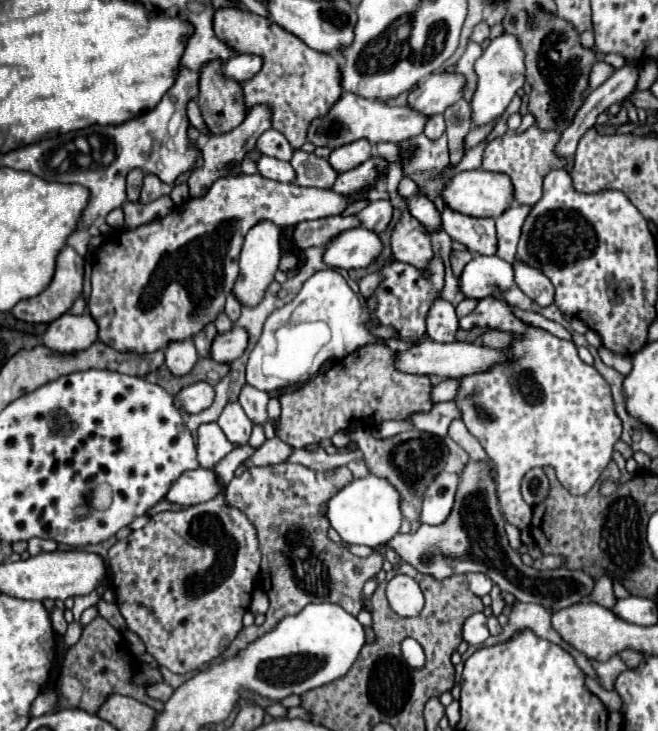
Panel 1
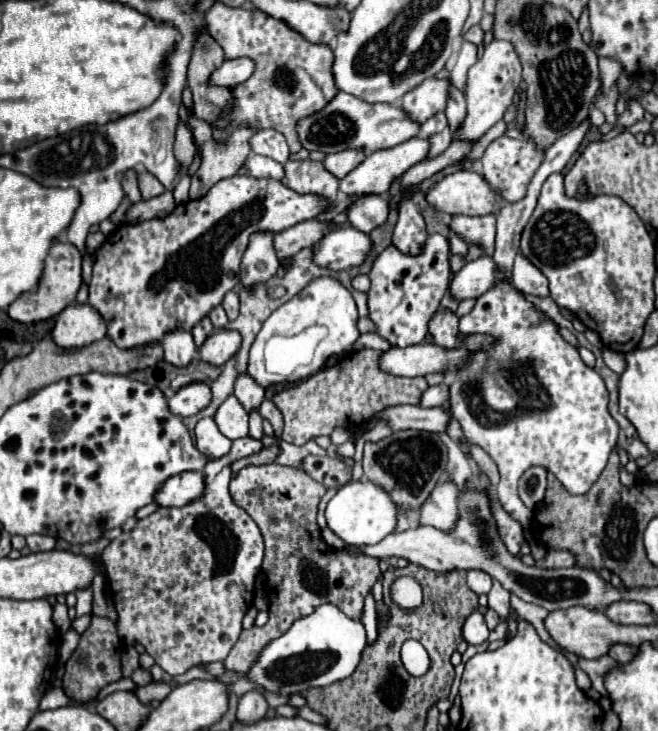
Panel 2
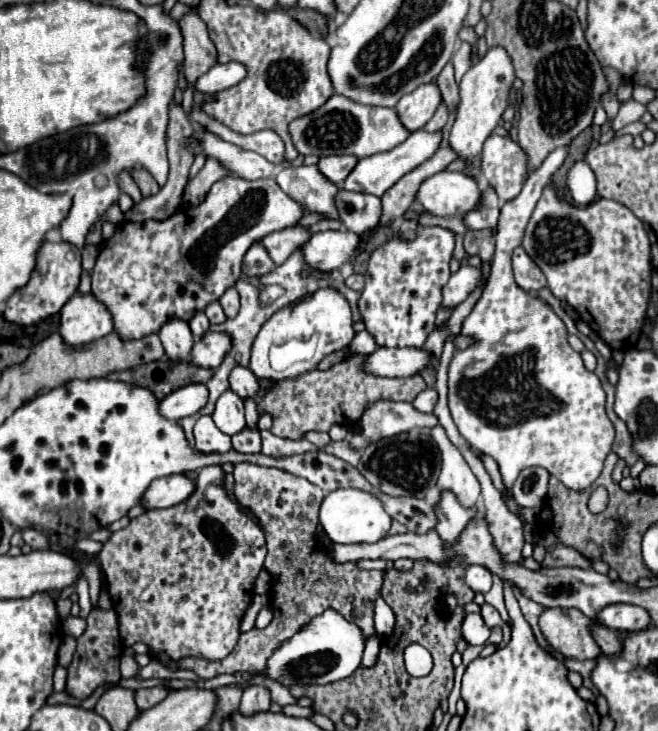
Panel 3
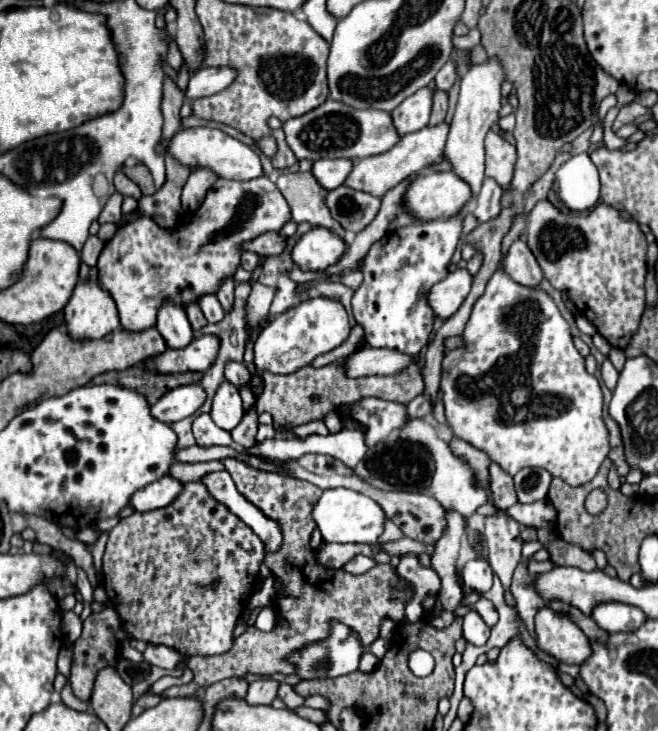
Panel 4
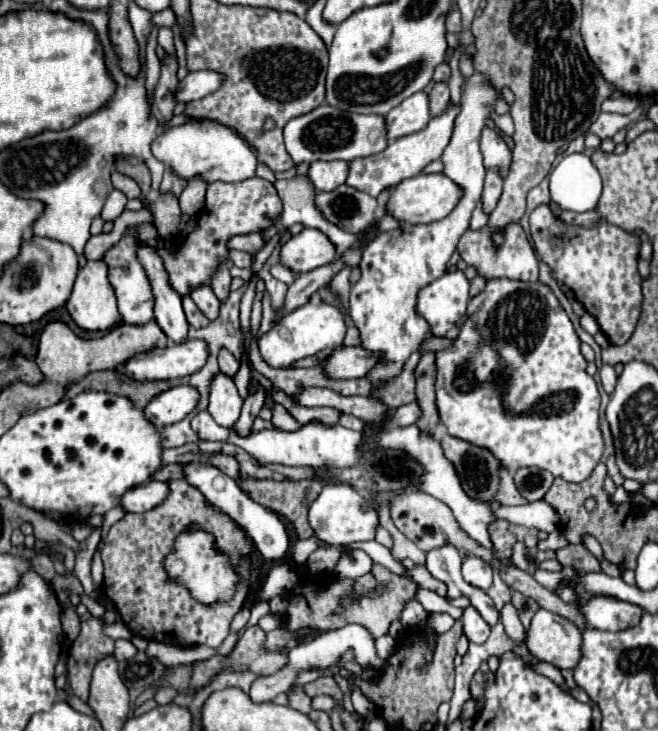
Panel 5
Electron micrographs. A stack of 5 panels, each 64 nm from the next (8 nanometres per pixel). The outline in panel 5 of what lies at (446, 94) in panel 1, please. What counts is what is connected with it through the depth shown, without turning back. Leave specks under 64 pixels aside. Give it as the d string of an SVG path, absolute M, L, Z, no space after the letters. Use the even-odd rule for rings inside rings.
M416 92L410 98L406 98L400 106L392 108L392 112L386 114L386 126L388 126L388 138L396 140L408 134L414 134L422 130L430 120L428 110L428 94Z

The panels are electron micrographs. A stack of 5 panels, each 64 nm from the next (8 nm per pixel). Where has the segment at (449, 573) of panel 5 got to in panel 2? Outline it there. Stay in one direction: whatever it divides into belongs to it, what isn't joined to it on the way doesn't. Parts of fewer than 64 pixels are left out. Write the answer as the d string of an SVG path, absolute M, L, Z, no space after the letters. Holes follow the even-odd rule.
M440 480L432 490L432 496L421 508L420 525L430 525L448 532L456 524L458 486L450 480Z

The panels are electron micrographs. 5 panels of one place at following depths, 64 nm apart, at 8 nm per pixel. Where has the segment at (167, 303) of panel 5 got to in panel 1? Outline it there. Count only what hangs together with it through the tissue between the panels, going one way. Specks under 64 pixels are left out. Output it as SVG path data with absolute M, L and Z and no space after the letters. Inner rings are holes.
M190 340L168 344L166 348L166 366L174 376L186 376L198 360L198 352Z

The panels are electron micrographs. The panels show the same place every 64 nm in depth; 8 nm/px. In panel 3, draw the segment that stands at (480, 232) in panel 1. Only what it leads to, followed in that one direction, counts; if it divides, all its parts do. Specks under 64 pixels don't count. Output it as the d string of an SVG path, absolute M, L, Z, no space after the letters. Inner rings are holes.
M488 187L482 191L482 198L476 210L464 216L464 226L468 230L494 230L498 214L498 196L492 187Z

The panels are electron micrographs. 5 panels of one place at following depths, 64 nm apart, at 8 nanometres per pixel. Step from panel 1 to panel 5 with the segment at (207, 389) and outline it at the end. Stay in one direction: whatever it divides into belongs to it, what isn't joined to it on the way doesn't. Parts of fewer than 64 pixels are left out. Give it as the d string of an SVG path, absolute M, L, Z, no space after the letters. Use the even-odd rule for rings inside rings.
M178 384L168 392L156 396L156 400L152 400L152 404L144 408L144 412L148 420L152 420L158 428L162 428L186 418L196 408L198 400L200 394L196 388L188 384Z

